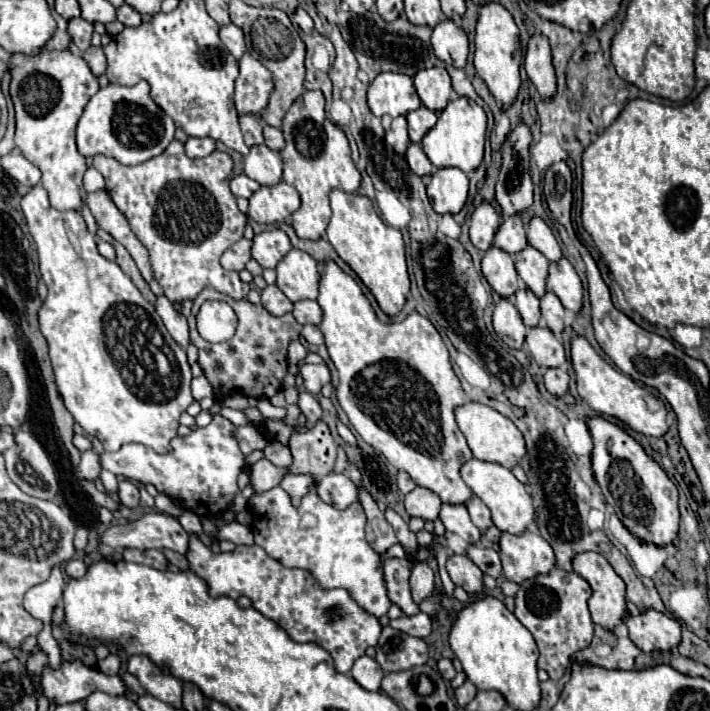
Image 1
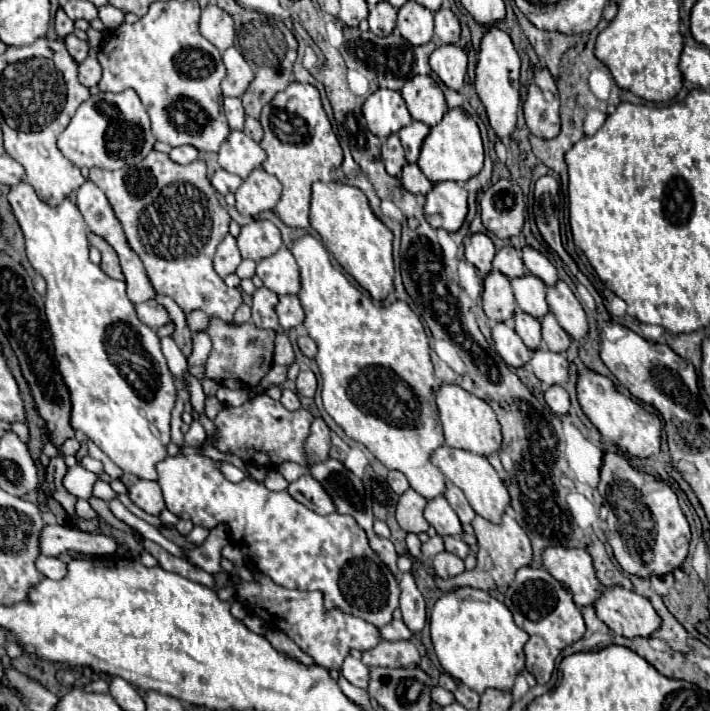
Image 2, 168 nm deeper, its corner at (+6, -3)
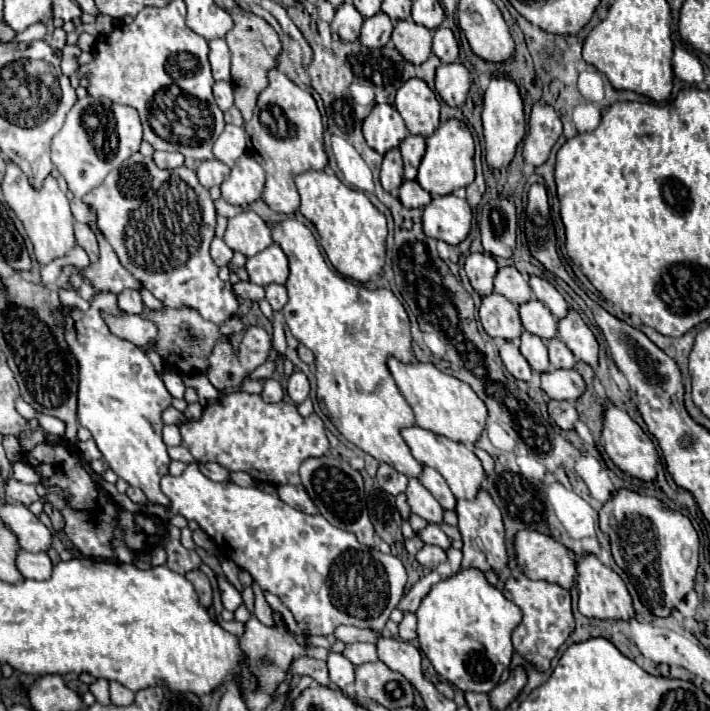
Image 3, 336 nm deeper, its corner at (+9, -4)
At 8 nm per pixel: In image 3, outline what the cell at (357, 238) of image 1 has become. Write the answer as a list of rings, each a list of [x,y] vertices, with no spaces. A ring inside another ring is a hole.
[[[302,172],[294,176],[300,194],[300,212],[316,226],[320,246],[324,248],[332,266],[358,282],[368,282],[382,272],[384,246],[386,246],[386,216],[372,206],[364,192],[342,184],[334,174]]]

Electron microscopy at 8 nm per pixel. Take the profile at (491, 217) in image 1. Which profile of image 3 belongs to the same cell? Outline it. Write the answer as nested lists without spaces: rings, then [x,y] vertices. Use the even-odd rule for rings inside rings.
[[[470,254],[466,258],[464,270],[468,274],[468,280],[472,284],[472,288],[484,298],[488,294],[494,292],[492,280],[498,272],[498,266],[494,262],[494,258],[490,254]]]

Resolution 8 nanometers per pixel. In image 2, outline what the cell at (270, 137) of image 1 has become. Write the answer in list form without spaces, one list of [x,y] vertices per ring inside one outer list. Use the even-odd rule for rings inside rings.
[[[247,117],[245,119],[245,133],[253,139],[253,141],[261,141],[263,139],[263,127],[261,127],[261,123],[257,121],[257,119],[253,119],[253,117]]]

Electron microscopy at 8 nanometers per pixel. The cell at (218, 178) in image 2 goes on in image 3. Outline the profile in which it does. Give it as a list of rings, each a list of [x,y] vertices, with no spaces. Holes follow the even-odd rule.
[[[212,158],[212,160],[204,160],[200,162],[200,166],[196,168],[196,176],[200,180],[200,184],[204,188],[210,188],[210,186],[216,186],[216,184],[222,184],[222,180],[226,178],[228,174],[228,166],[222,164],[220,160]]]

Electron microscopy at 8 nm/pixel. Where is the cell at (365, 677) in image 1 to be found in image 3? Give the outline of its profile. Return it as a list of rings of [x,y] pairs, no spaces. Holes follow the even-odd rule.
[[[330,652],[326,658],[326,666],[328,666],[328,674],[330,674],[330,682],[336,684],[338,688],[350,688],[354,684],[354,666],[336,652]]]

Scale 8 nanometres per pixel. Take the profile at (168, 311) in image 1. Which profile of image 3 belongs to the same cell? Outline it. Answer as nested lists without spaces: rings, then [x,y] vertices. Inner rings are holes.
[[[126,290],[118,294],[118,306],[128,314],[140,314],[144,308],[144,302],[138,294],[138,290]]]

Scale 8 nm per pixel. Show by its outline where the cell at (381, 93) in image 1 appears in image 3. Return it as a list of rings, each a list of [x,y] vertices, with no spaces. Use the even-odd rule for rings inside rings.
[[[376,104],[364,120],[362,132],[366,144],[380,154],[386,154],[390,148],[398,148],[400,142],[408,136],[404,120],[390,104]]]

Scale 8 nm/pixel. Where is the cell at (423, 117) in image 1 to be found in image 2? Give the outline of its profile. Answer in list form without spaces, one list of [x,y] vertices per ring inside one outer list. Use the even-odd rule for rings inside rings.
[[[413,121],[409,127],[403,127],[399,131],[399,139],[401,139],[403,147],[405,147],[405,155],[407,155],[409,163],[417,161],[421,143],[427,137],[427,133],[429,133],[429,125],[425,125],[421,121]]]

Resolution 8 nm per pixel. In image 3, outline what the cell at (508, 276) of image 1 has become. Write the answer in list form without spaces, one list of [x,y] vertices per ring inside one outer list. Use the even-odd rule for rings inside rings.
[[[496,292],[482,298],[480,322],[486,334],[492,338],[512,342],[512,340],[518,340],[522,334],[518,308],[510,300],[506,300],[502,294],[496,294]]]

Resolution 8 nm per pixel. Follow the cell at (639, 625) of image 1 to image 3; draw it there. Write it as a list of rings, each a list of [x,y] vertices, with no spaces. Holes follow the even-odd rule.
[[[584,554],[576,558],[576,590],[578,590],[578,610],[584,616],[592,618],[620,618],[620,620],[630,620],[634,616],[632,608],[632,598],[626,590],[626,584],[622,578],[602,564],[594,554]]]

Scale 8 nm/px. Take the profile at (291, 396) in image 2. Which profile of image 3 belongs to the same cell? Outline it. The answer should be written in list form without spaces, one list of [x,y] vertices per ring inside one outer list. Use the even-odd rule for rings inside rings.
[[[266,378],[260,396],[262,396],[262,400],[266,400],[266,402],[280,402],[282,396],[284,396],[284,390],[282,390],[282,386],[280,386],[274,378]]]

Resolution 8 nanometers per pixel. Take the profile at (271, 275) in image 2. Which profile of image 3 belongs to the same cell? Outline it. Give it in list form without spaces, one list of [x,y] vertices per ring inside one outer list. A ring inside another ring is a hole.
[[[272,244],[258,252],[256,256],[250,256],[246,260],[246,272],[252,282],[258,286],[268,286],[268,284],[286,284],[288,278],[288,264],[286,264],[286,254],[278,244]]]

